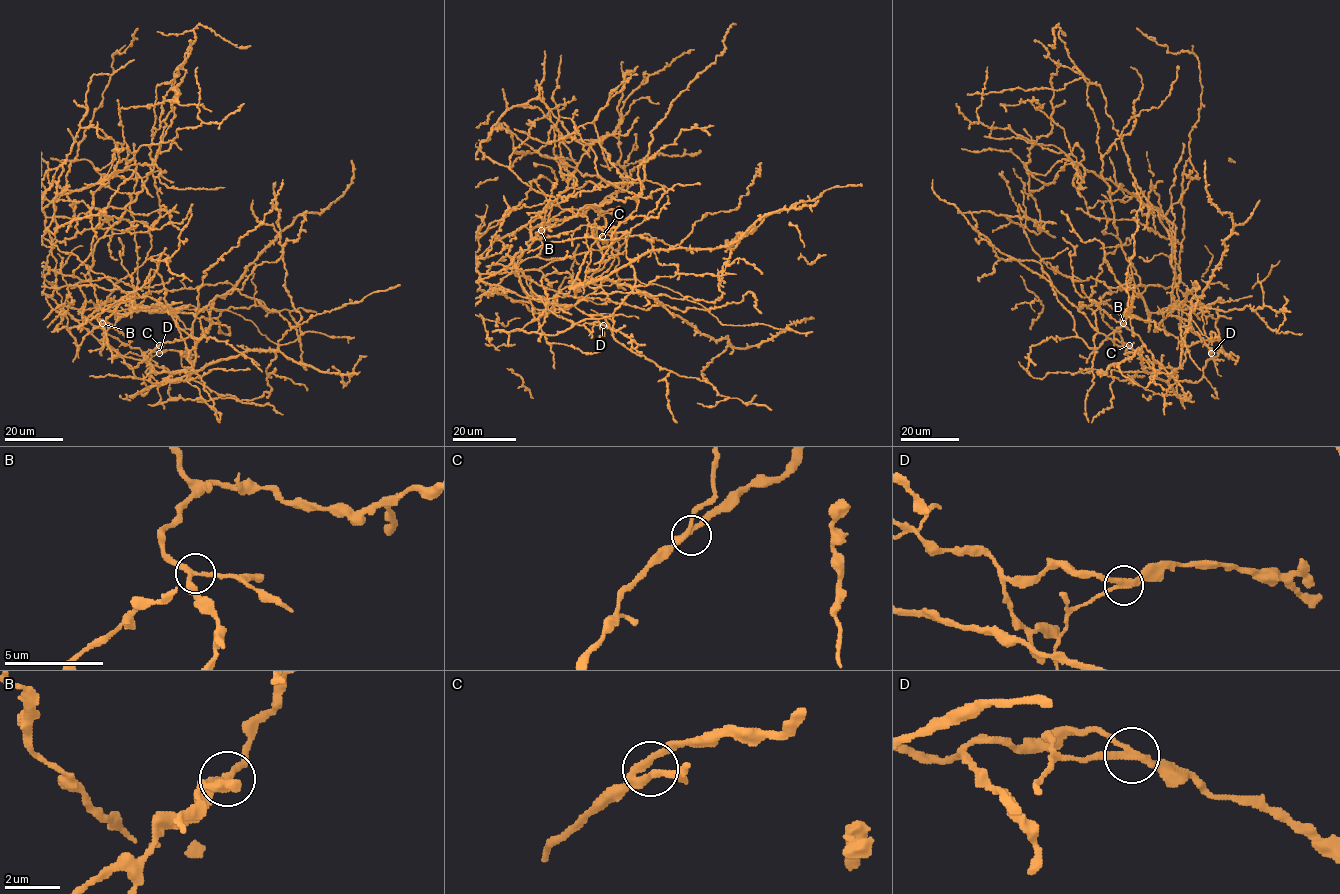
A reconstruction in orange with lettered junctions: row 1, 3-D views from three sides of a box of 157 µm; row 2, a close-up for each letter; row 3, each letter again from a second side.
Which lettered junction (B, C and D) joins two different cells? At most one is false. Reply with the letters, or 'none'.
D

